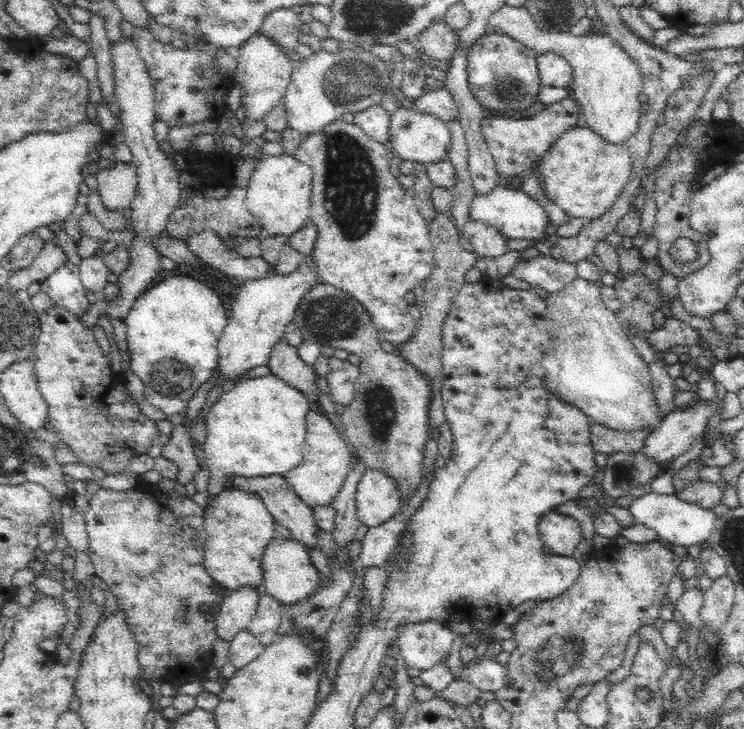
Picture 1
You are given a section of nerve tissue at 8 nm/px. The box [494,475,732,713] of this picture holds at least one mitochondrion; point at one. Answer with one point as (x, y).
(552, 660)

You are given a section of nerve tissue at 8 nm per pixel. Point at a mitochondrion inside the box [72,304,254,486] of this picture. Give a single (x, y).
(171, 376)

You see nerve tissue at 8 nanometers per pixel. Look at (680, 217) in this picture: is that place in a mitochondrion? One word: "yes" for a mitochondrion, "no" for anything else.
no

